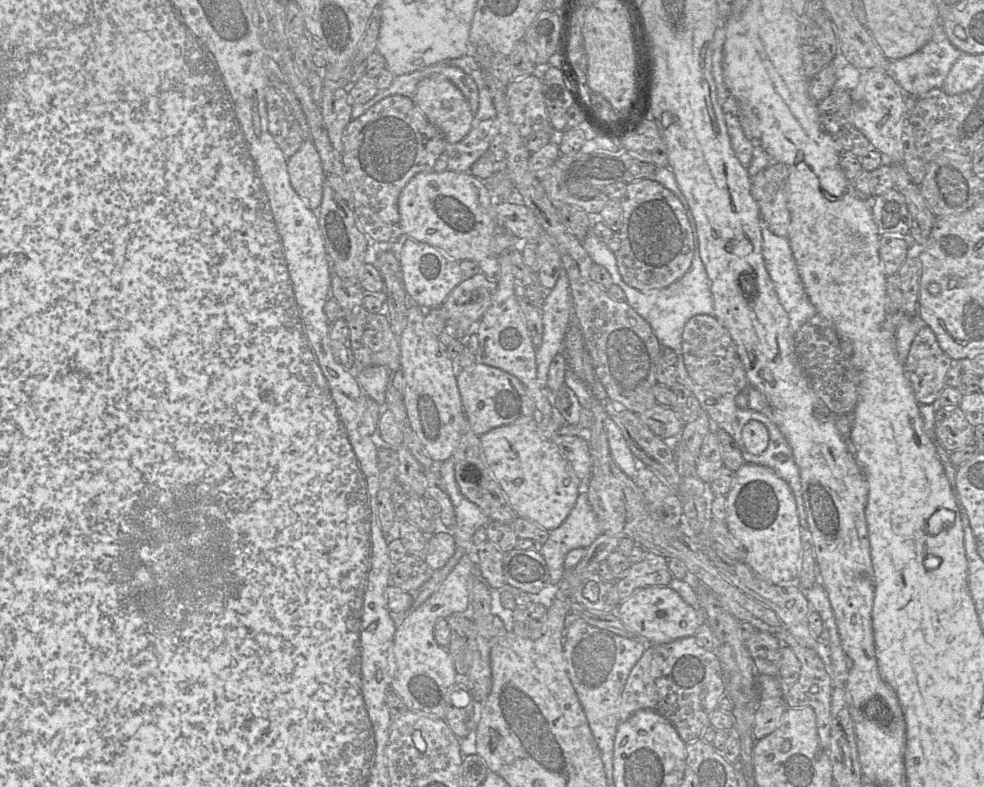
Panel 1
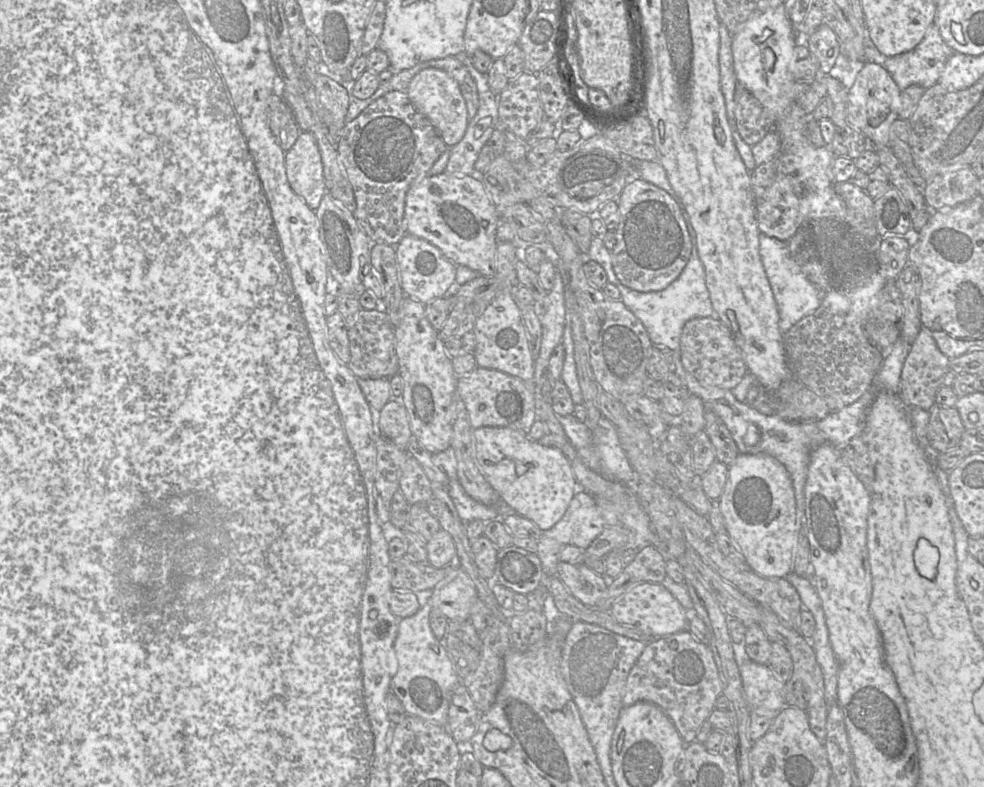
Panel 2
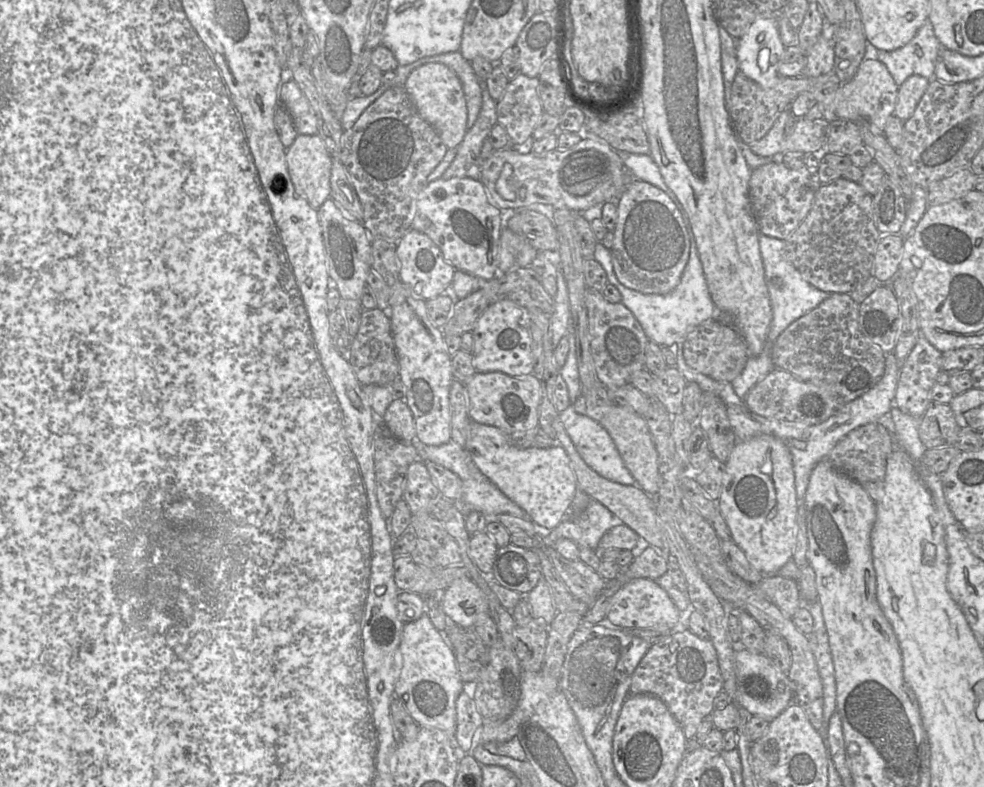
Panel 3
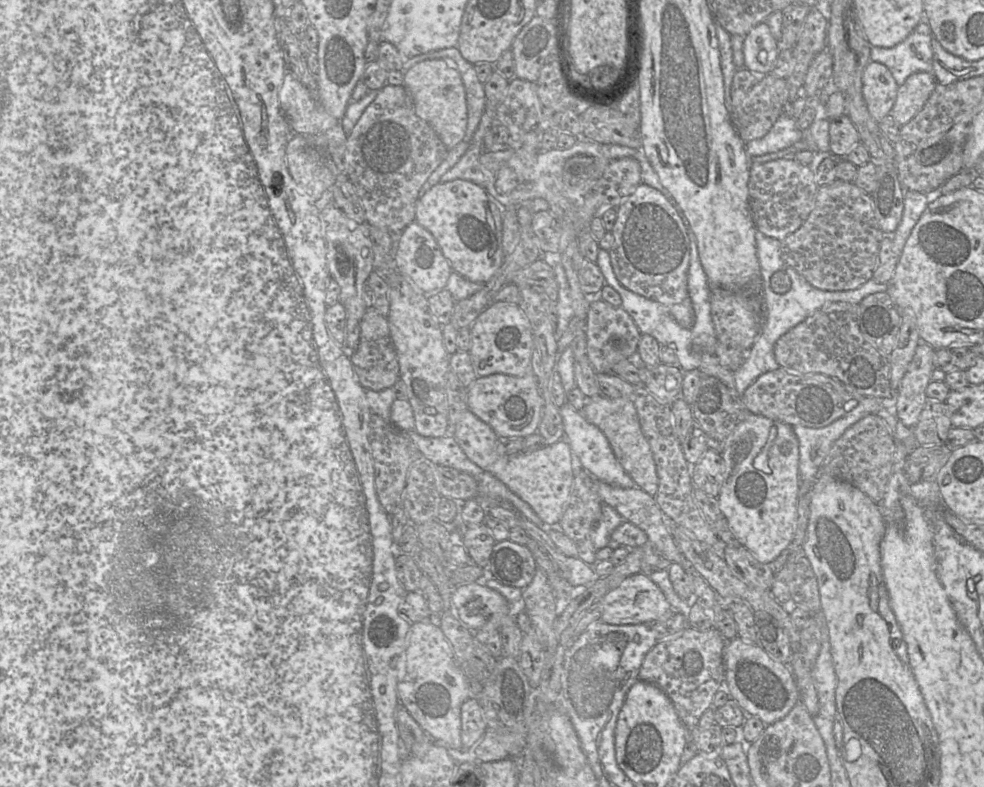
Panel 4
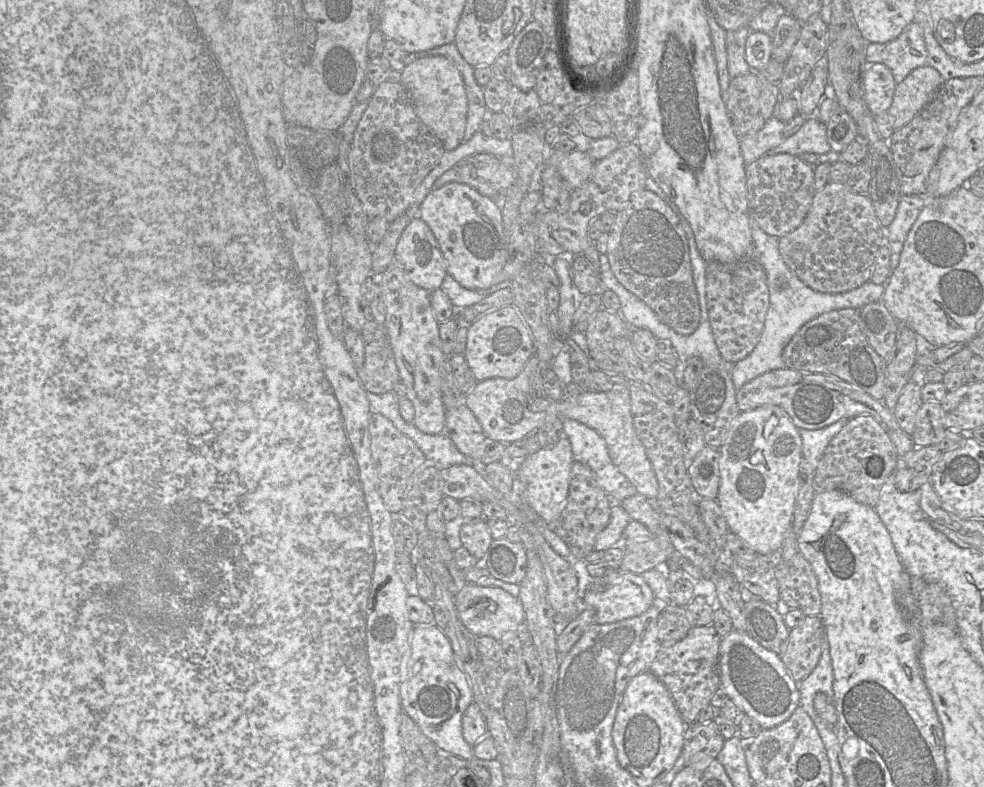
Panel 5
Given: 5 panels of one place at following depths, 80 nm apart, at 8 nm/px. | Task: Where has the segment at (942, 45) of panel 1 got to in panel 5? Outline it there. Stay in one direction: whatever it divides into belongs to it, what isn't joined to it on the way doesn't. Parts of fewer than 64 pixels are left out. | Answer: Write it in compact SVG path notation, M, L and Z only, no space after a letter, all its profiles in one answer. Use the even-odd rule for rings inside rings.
M913 21L890 42L866 43L865 59L867 64L885 64L892 71L895 83L901 83L914 69L927 65L921 27Z

